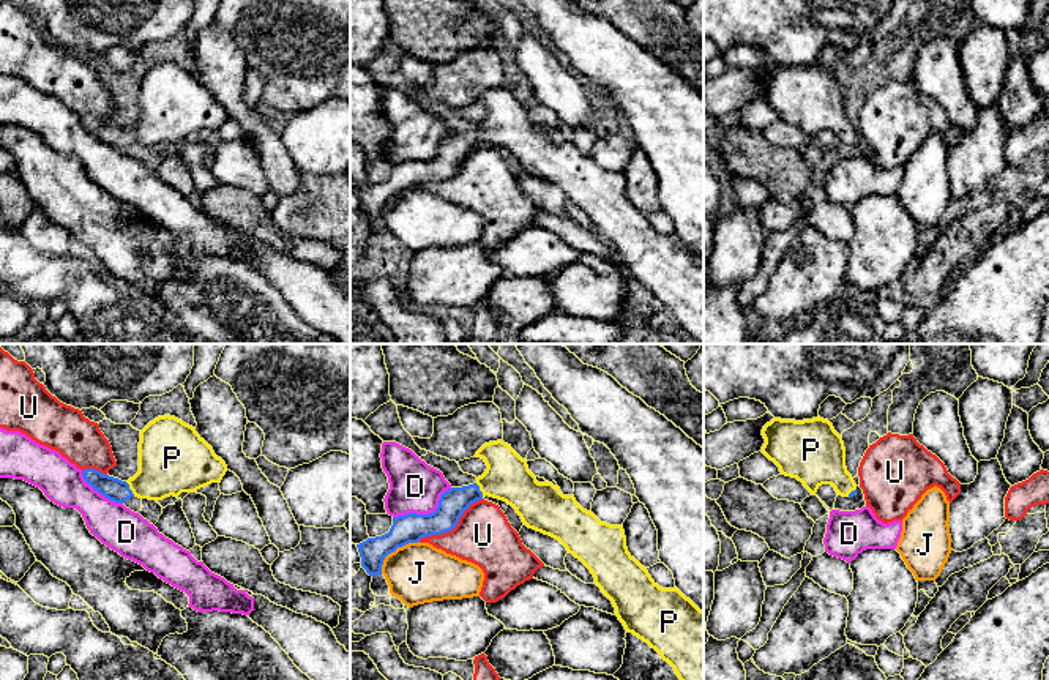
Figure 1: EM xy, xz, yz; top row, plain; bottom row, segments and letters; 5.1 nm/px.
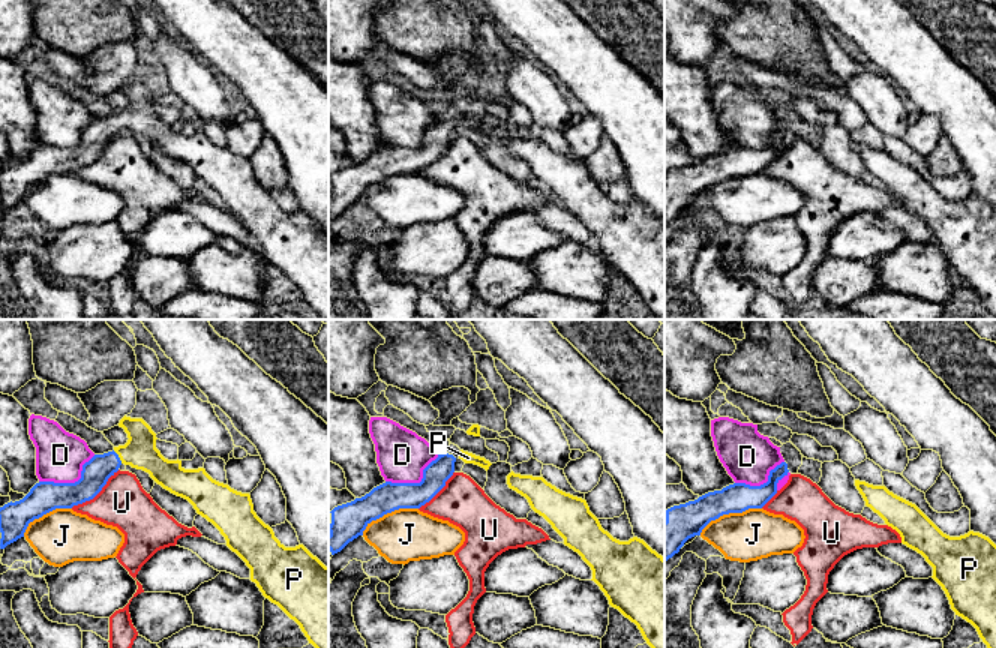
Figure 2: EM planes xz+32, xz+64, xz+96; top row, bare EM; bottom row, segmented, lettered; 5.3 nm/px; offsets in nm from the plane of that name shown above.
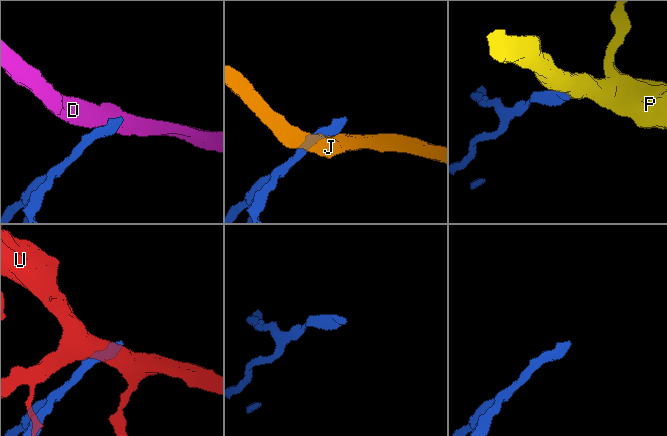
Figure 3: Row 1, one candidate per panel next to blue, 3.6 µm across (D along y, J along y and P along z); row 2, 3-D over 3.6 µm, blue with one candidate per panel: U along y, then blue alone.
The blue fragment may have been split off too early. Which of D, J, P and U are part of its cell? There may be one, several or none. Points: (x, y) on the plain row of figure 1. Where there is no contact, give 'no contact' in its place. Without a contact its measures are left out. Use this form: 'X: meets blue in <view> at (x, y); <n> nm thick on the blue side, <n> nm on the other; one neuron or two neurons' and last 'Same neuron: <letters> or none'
D: meets blue in xz at (426, 161); 150 nm thick on the blue side, 260 nm on the other; two neurons
J: meets blue in xz at (393, 198); 150 nm thick on the blue side, 320 nm on the other; two neurons
P: meets blue in xy at (128, 134); 120 nm thick on the blue side, 320 nm on the other; one neuron
U: meets blue in xz at (451, 175); 150 nm thick on the blue side, 300 nm on the other; two neurons
Same neuron: P

